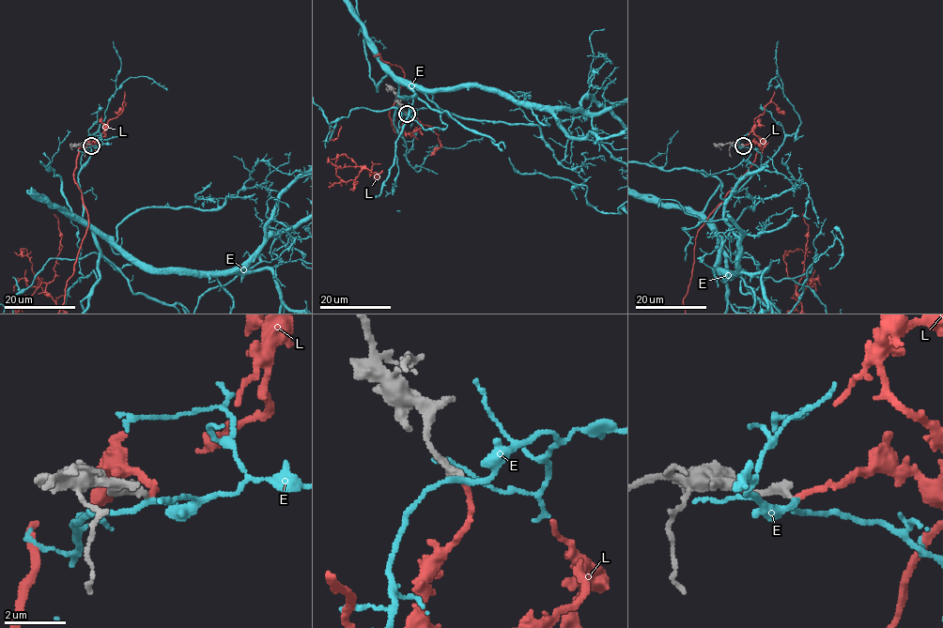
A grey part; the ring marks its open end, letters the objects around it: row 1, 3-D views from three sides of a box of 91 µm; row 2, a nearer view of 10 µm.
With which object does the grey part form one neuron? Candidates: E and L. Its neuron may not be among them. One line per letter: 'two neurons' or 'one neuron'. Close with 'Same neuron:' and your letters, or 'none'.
E: two neurons
L: one neuron
Same neuron: L

